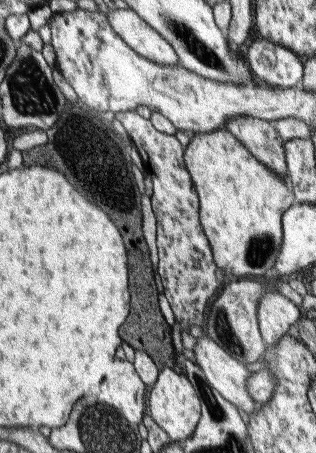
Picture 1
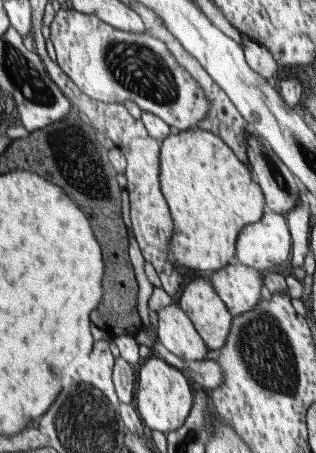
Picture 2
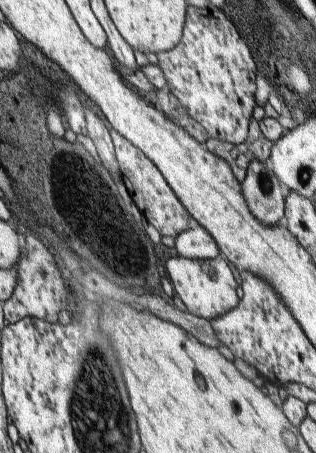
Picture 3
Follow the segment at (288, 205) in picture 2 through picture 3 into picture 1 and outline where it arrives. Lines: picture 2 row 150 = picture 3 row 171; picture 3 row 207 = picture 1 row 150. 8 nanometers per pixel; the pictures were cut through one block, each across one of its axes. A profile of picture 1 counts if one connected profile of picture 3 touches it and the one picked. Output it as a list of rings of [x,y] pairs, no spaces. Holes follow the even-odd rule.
[[[231,118],[223,126],[229,130],[243,146],[265,166],[273,170],[283,182],[287,182],[287,164],[285,164],[285,142],[275,130],[273,122],[259,118]]]

